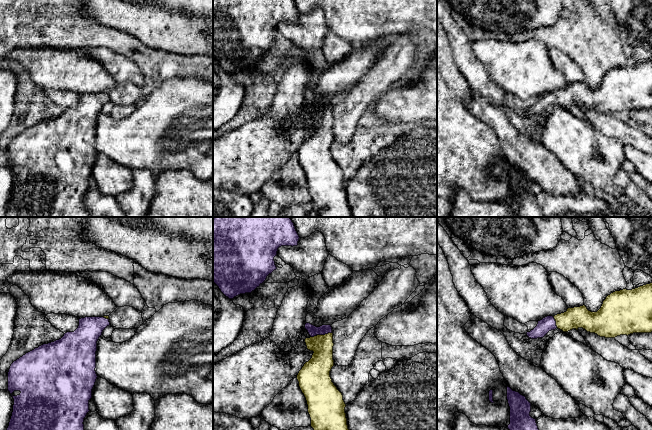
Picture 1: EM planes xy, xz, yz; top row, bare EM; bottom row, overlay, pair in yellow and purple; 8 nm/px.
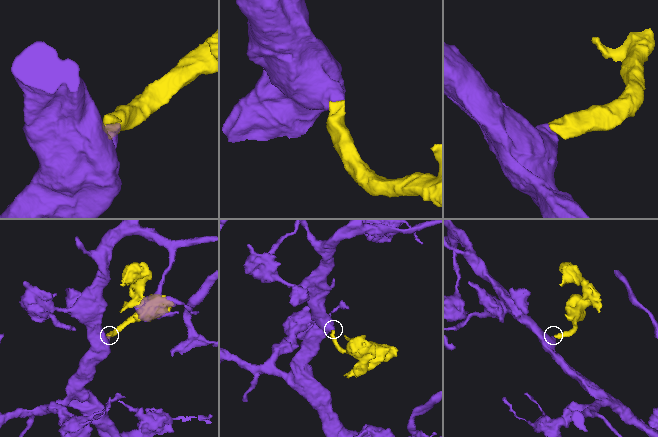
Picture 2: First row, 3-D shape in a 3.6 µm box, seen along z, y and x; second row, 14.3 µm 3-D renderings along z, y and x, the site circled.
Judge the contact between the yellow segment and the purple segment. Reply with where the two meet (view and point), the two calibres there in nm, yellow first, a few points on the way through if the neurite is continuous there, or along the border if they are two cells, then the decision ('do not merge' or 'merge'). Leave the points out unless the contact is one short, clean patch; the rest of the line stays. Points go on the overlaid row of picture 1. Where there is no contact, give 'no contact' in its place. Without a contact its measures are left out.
contact xz (325, 334); calibres 190 and 80 nm; way xz (321, 363), (325, 334), (324, 329); merge

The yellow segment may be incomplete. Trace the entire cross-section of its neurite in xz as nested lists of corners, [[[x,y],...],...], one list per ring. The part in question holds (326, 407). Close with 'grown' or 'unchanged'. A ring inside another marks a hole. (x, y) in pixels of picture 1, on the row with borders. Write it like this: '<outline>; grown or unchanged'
[[[306,323],[305,329],[311,336],[305,339],[307,349],[314,353],[299,371],[297,380],[307,401],[311,427],[314,430],[349,430],[343,395],[330,377],[334,366],[332,327]]]; grown

